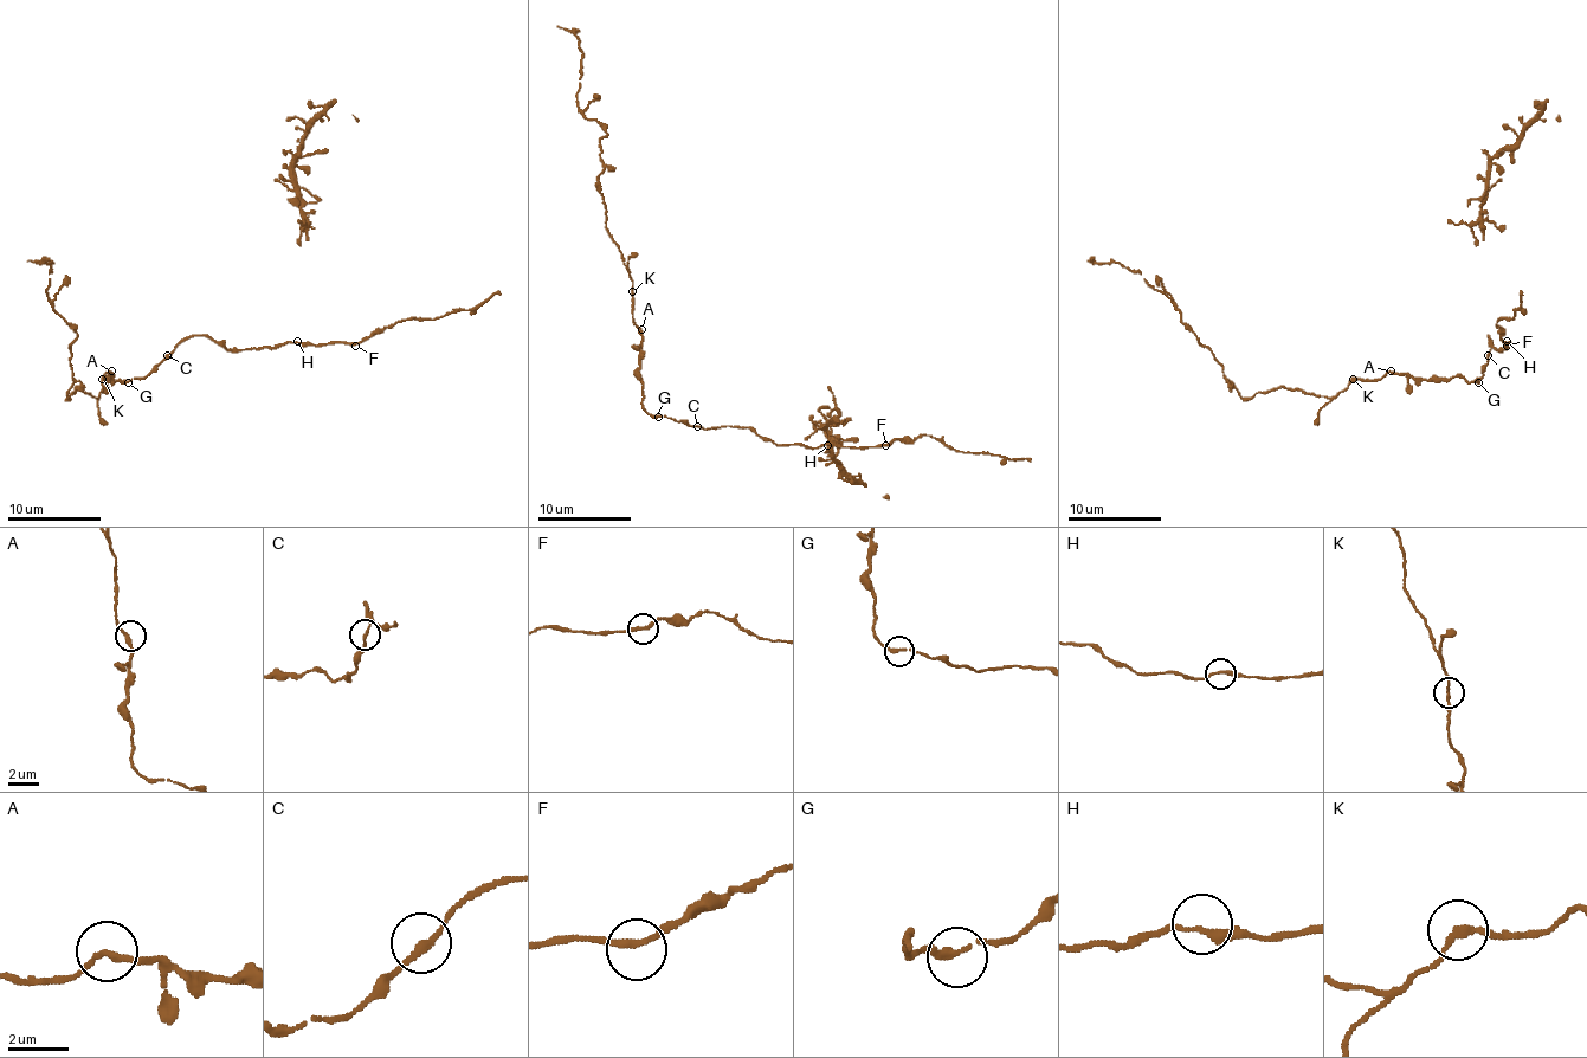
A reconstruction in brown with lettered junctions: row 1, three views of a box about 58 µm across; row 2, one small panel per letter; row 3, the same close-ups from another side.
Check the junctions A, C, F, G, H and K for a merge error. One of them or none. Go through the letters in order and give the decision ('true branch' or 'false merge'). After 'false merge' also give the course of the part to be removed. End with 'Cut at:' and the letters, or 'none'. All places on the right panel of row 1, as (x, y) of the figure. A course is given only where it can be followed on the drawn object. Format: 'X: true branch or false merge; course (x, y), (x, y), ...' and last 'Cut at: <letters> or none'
A: true branch
C: true branch
F: true branch
G: true branch
H: true branch
K: true branch
Cut at: none

